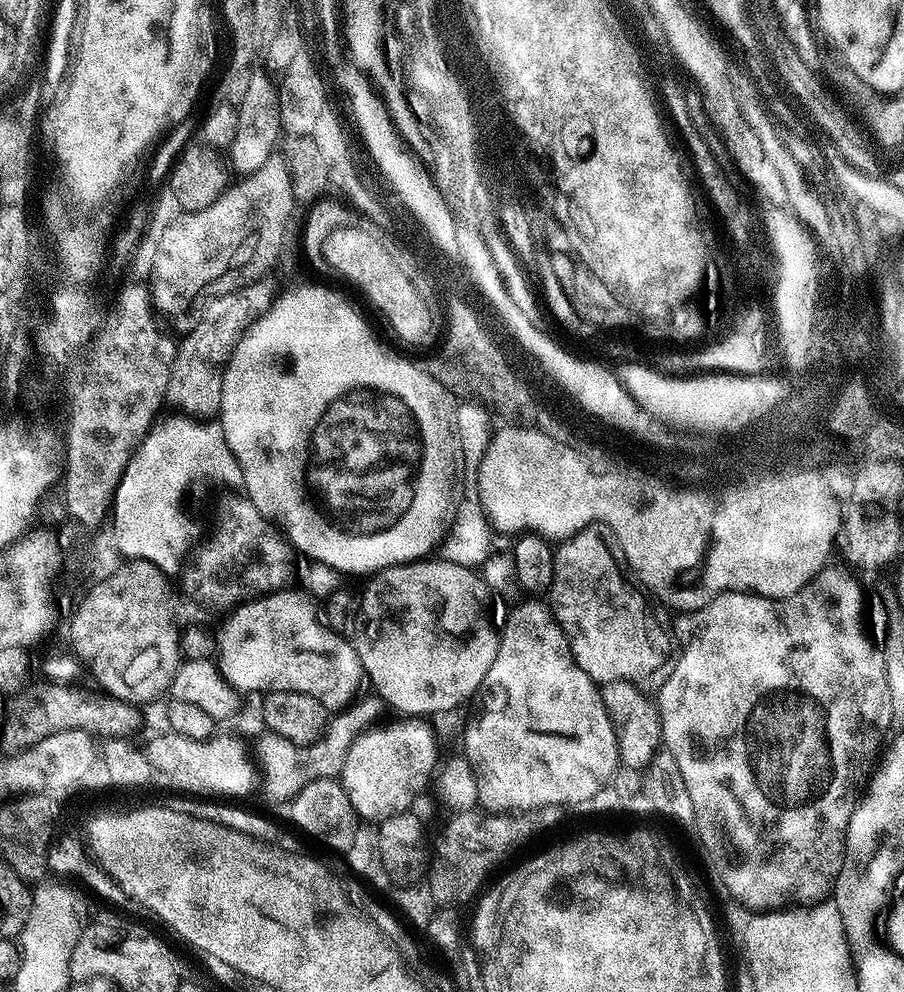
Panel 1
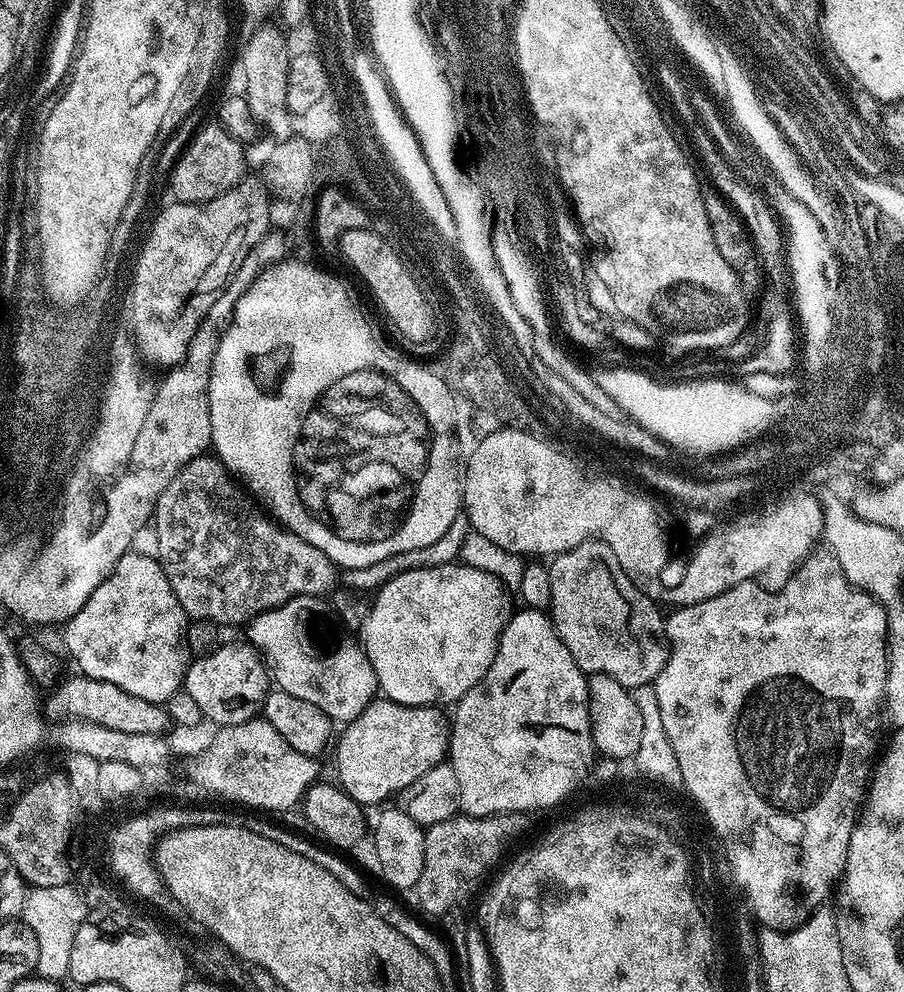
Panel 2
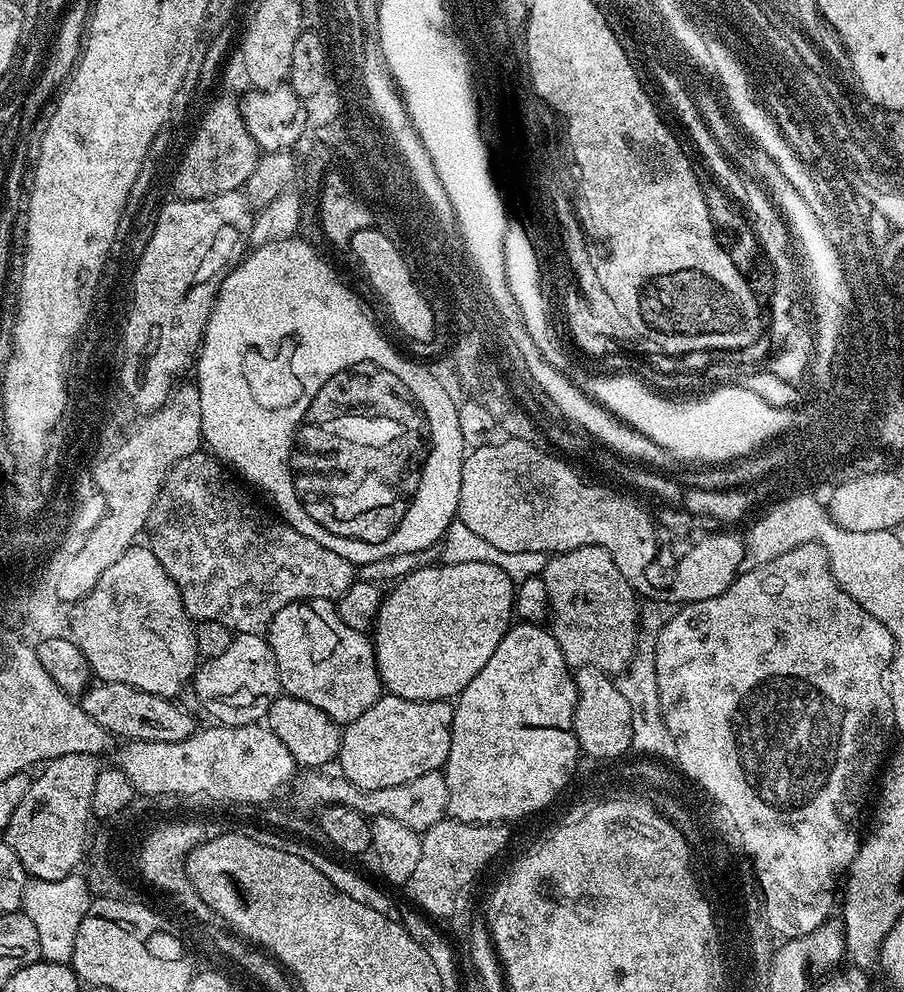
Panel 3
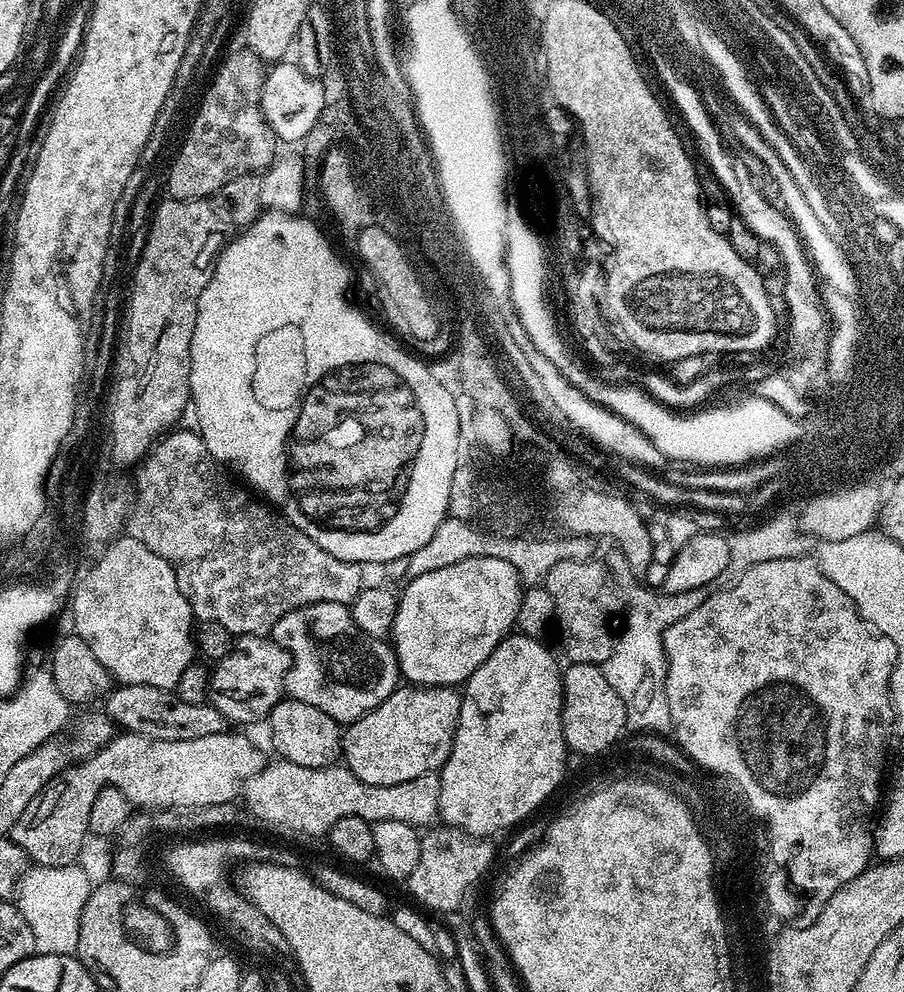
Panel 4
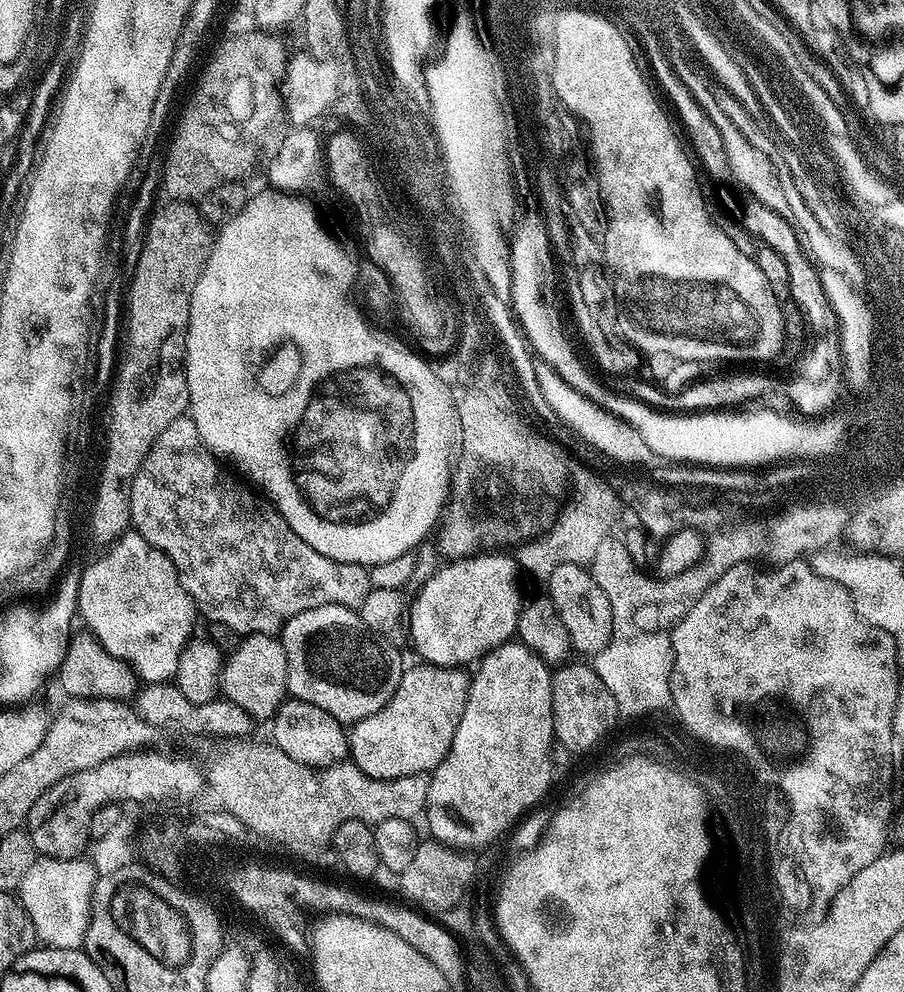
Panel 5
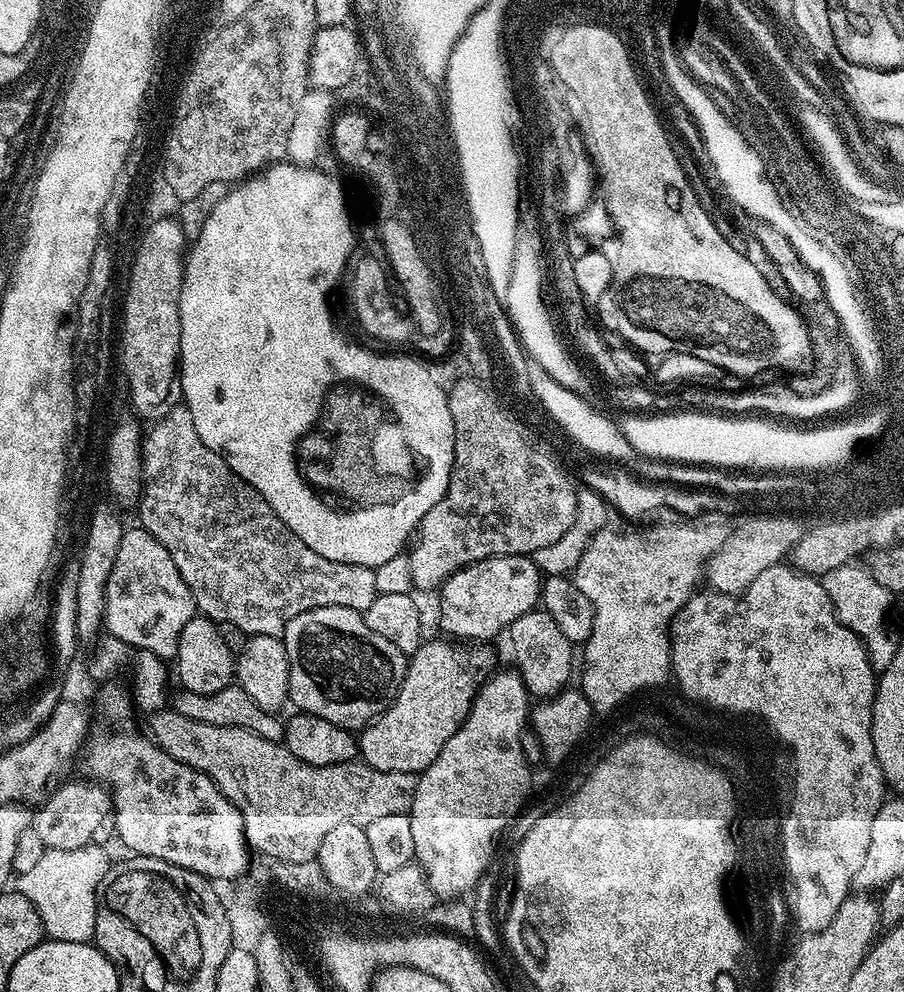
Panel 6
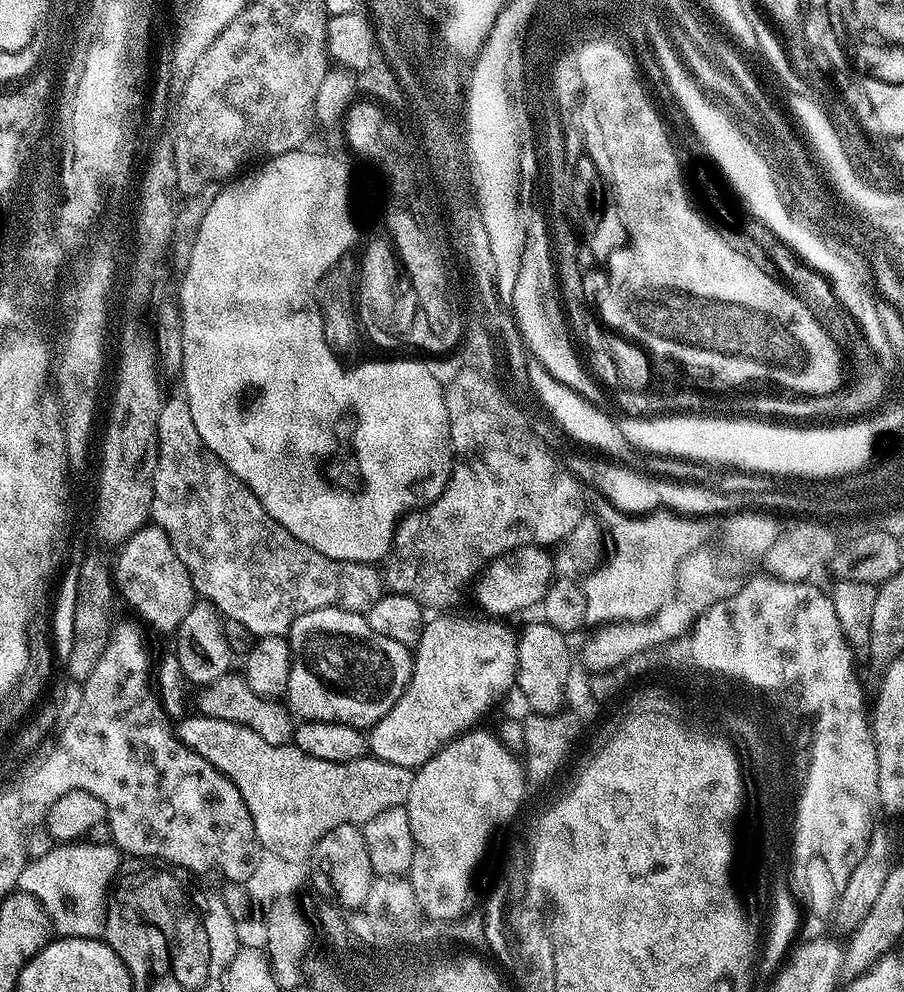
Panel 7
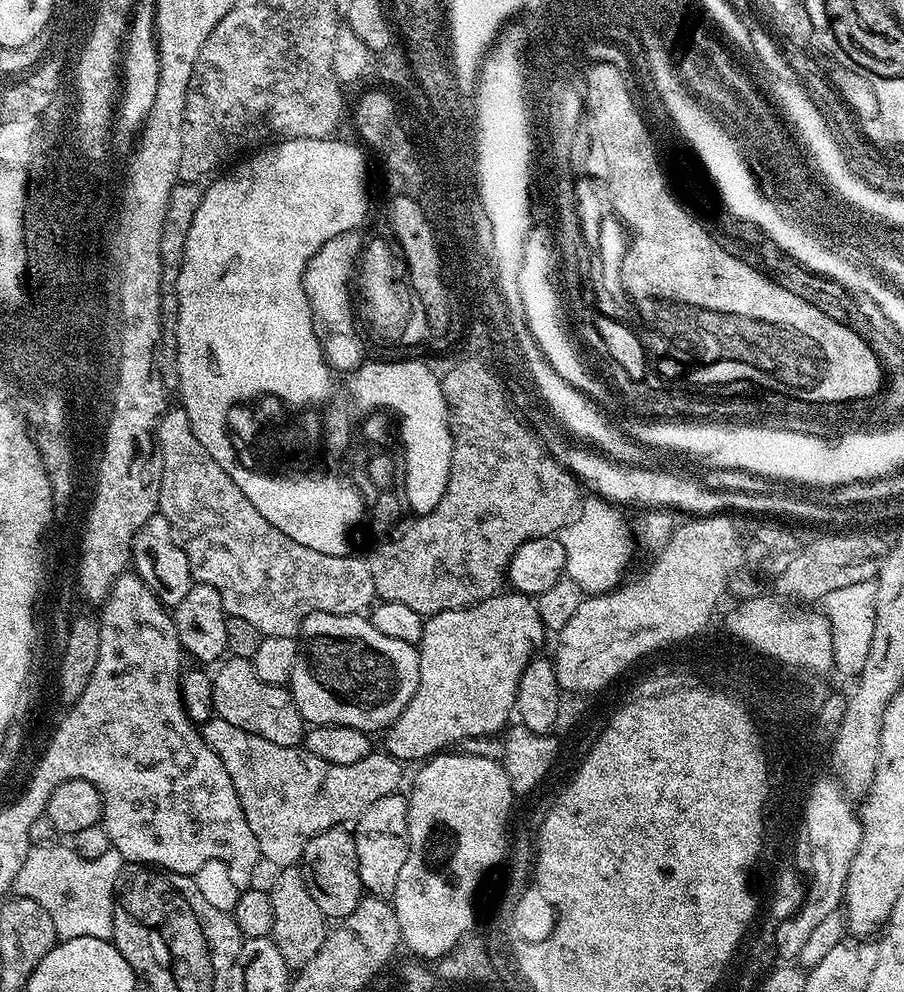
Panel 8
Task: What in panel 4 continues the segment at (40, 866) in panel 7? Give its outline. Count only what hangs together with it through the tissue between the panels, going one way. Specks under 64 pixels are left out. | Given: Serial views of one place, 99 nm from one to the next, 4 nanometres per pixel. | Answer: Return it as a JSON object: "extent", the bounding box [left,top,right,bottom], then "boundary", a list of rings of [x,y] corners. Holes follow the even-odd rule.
{"extent":[14,864,89,956],"boundary":[[[76,864],[57,868],[29,867],[27,874],[20,879],[14,903],[20,909],[22,918],[26,918],[26,926],[30,926],[34,933],[37,953],[59,956],[71,956],[75,953],[78,946],[78,926],[89,891],[88,878]]]}

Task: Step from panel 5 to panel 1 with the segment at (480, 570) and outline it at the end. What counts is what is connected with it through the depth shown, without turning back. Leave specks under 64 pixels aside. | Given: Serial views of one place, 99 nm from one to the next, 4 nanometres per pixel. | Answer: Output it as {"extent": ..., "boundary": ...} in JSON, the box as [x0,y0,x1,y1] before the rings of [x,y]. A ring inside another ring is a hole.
{"extent":[351,558,500,718],"boundary":[[[421,558],[411,564],[396,564],[393,568],[382,568],[371,577],[372,580],[365,586],[360,596],[360,613],[358,614],[358,626],[351,642],[356,647],[358,658],[364,667],[367,683],[373,684],[375,695],[379,696],[385,705],[397,708],[397,713],[408,718],[428,718],[431,712],[448,712],[459,704],[464,704],[468,699],[479,693],[482,682],[486,678],[490,666],[494,666],[494,658],[498,658],[498,646],[500,645],[500,628],[492,621],[492,600],[494,593],[479,571],[466,565],[456,565],[454,562],[444,561],[439,558]]]}

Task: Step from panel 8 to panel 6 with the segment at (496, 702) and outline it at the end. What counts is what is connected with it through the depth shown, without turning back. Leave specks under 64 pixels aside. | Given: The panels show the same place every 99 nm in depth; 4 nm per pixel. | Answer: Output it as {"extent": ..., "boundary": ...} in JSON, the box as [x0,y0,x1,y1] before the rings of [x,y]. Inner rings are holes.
{"extent":[359,638,493,774],"boundary":[[[448,638],[443,639],[429,639],[421,644],[420,649],[408,661],[408,673],[404,675],[400,693],[392,705],[359,733],[359,759],[374,770],[417,774],[425,772],[434,758],[438,758],[442,746],[446,746],[446,742],[450,742],[453,734],[460,729],[462,722],[468,717],[468,711],[474,707],[480,685],[493,671],[492,652],[488,649],[491,647],[465,646]]]}

